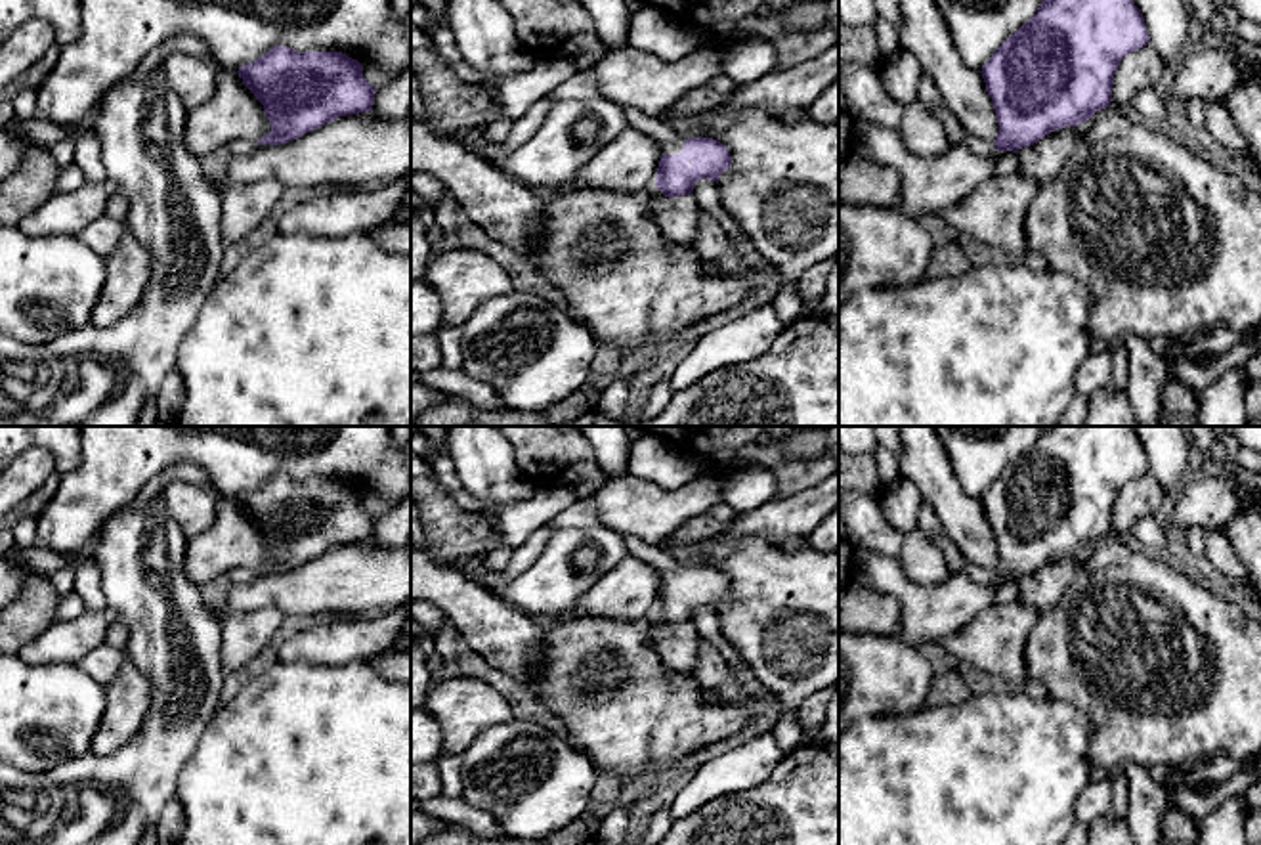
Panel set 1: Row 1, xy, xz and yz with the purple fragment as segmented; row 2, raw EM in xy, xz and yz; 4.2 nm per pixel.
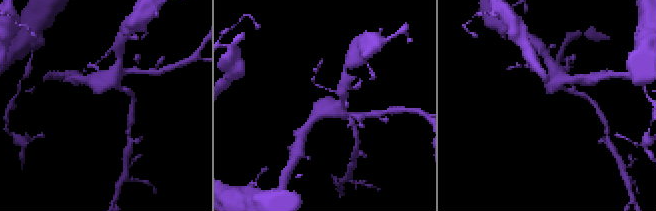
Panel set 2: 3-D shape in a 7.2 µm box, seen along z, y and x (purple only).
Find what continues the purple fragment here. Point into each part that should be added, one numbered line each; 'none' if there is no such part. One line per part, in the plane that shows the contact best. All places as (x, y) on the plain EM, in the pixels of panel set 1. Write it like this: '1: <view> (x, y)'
1: xz (671, 572)

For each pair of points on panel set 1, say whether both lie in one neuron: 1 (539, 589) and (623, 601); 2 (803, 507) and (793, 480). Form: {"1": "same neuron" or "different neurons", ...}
{"1": "different neurons", "2": "different neurons"}

